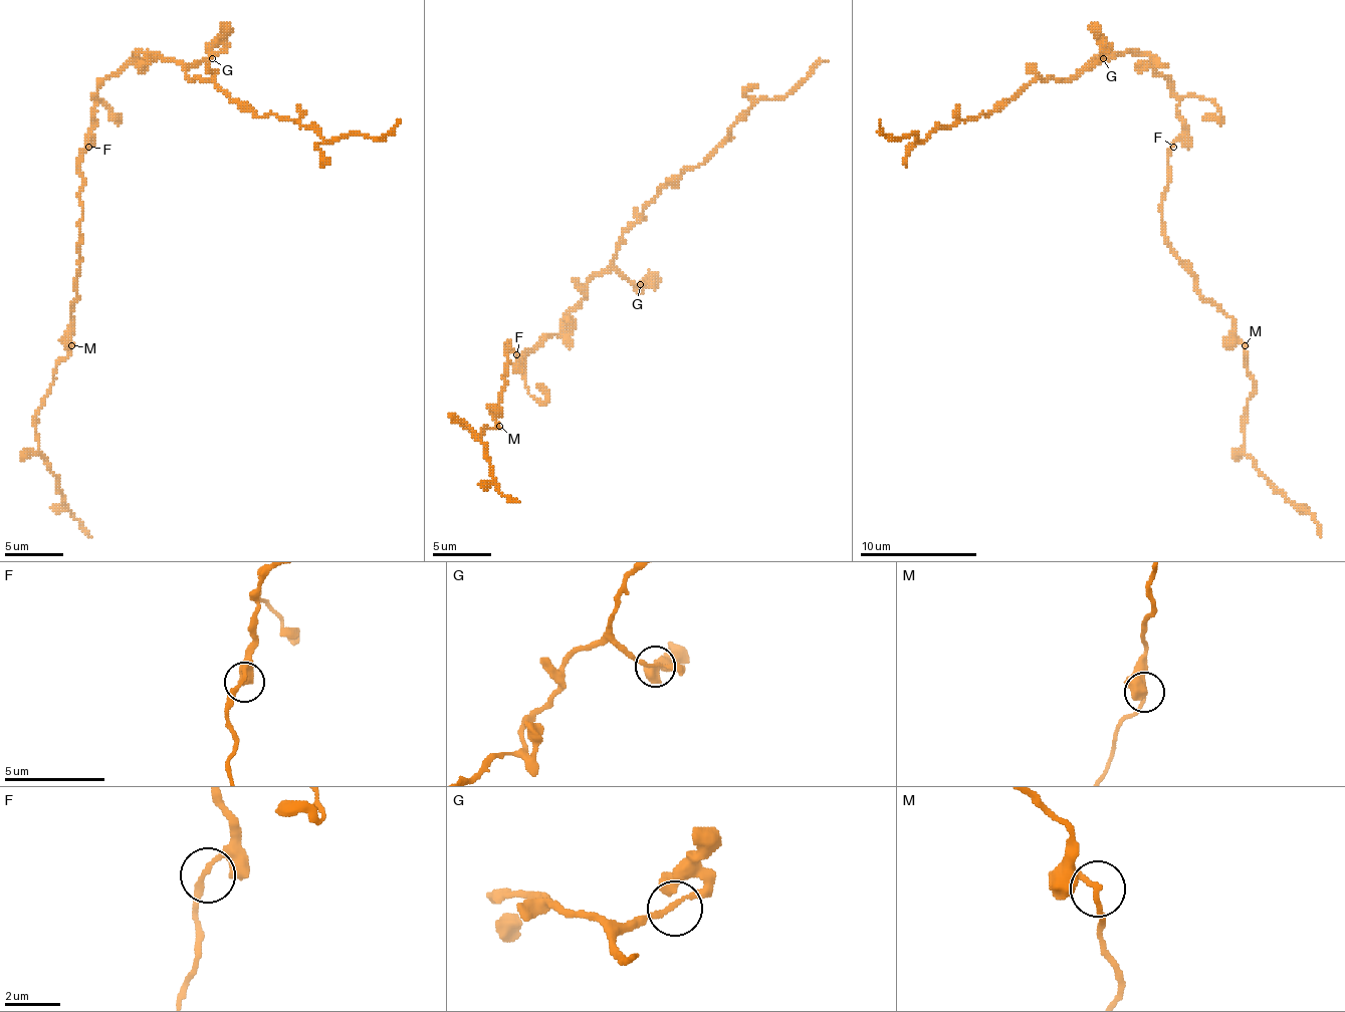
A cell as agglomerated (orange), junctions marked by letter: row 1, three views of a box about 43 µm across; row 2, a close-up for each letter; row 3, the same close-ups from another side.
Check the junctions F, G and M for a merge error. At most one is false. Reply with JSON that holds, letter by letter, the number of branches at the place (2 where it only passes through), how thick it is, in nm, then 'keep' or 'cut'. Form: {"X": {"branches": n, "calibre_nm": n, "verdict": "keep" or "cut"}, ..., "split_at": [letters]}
{"F": {"branches": 2, "calibre_nm": 190, "verdict": "keep"}, "G": {"branches": 2, "calibre_nm": 160, "verdict": "keep"}, "M": {"branches": 2, "calibre_nm": 170, "verdict": "keep"}, "split_at": []}

